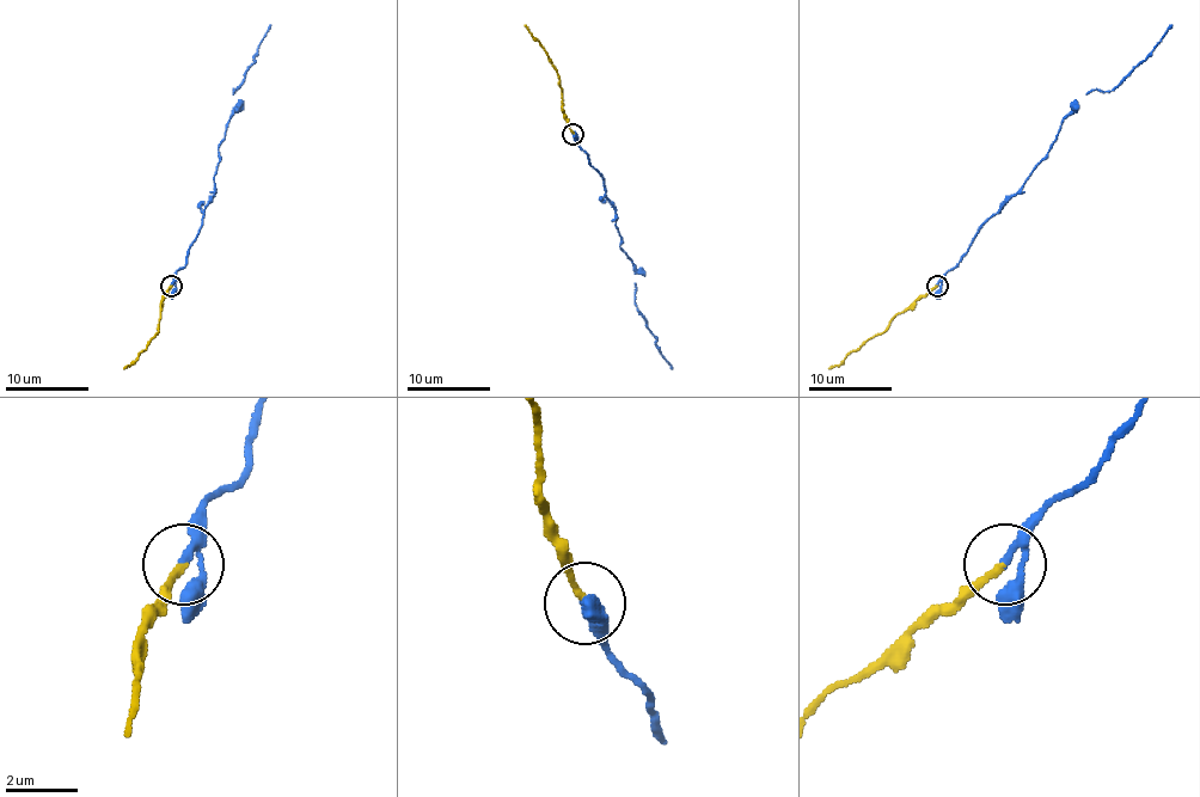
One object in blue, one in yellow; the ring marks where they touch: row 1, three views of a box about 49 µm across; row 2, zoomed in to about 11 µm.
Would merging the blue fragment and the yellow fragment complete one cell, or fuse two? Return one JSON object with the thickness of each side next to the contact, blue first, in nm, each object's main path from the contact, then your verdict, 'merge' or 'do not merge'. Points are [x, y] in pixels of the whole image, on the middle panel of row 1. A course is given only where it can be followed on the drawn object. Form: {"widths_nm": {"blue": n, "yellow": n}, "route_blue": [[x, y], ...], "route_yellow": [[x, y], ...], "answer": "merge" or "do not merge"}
{"widths_nm": {"blue": 170, "yellow": 170}, "route_blue": [[573, 133], [600, 175], [616, 210], [619, 246], [638, 271], [636, 311], [672, 369]], "route_yellow": [[573, 133], [564, 116], [558, 74], [525, 24]], "answer": "merge"}

